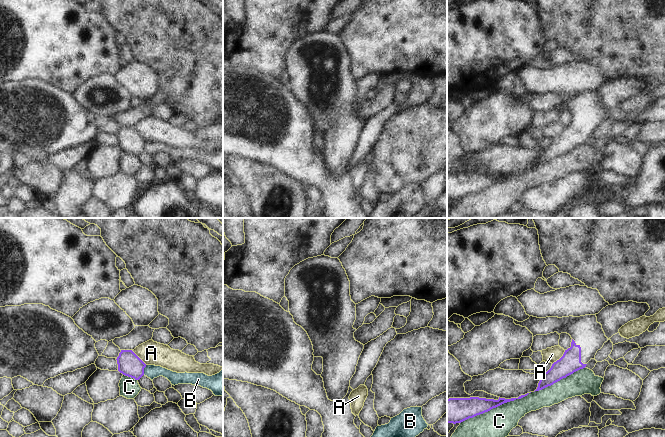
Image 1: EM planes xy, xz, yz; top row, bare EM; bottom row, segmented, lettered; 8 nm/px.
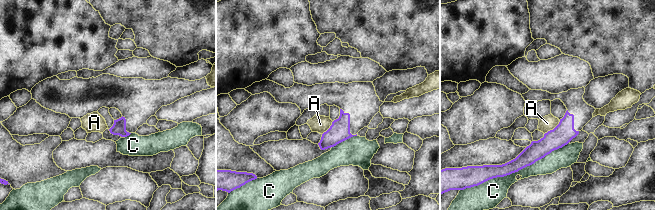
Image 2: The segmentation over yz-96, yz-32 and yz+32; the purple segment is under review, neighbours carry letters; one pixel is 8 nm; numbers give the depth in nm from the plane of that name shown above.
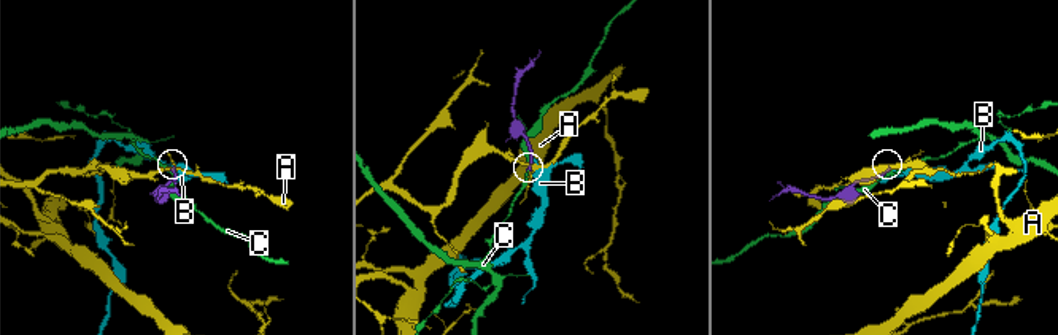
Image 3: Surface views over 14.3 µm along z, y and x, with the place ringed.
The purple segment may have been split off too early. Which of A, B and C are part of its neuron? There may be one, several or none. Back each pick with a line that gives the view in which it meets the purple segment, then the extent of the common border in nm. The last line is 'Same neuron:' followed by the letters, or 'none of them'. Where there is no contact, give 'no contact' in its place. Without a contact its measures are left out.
Same neuron: none of them

